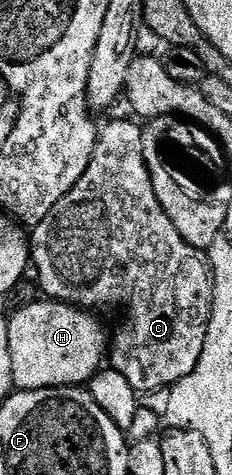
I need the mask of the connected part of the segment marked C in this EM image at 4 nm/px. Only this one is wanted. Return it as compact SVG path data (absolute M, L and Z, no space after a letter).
M116 119L108 128L103 128L96 143L96 152L92 154L90 165L86 173L70 189L70 193L54 208L41 223L35 224L30 235L30 259L34 264L34 271L40 274L40 287L45 291L47 298L61 303L70 303L81 309L97 309L96 307L125 307L128 310L128 323L124 323L116 331L116 348L111 348L110 363L117 371L121 371L130 381L130 385L137 393L156 391L159 387L171 388L182 377L186 377L196 368L202 357L202 349L206 345L206 333L212 316L212 298L214 297L214 281L212 280L212 264L208 256L197 247L192 247L174 229L174 221L162 209L162 205L154 191L152 177L148 172L148 161L144 156L145 128L139 122L131 123L128 119Z

